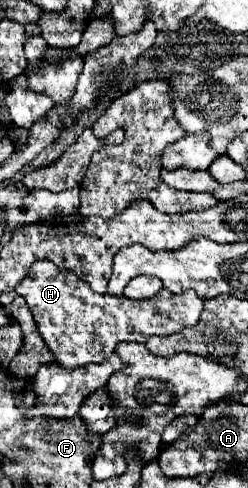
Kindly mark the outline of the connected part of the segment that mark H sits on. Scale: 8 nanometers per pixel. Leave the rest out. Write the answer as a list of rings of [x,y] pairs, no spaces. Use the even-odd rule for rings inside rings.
[[[34,262],[26,278],[16,286],[26,300],[36,326],[48,344],[56,362],[64,368],[80,368],[90,362],[108,358],[120,342],[146,342],[150,336],[170,336],[194,326],[202,314],[202,300],[194,290],[170,294],[160,290],[146,300],[130,300],[126,296],[96,294],[90,286],[68,270],[58,270],[52,262]]]

